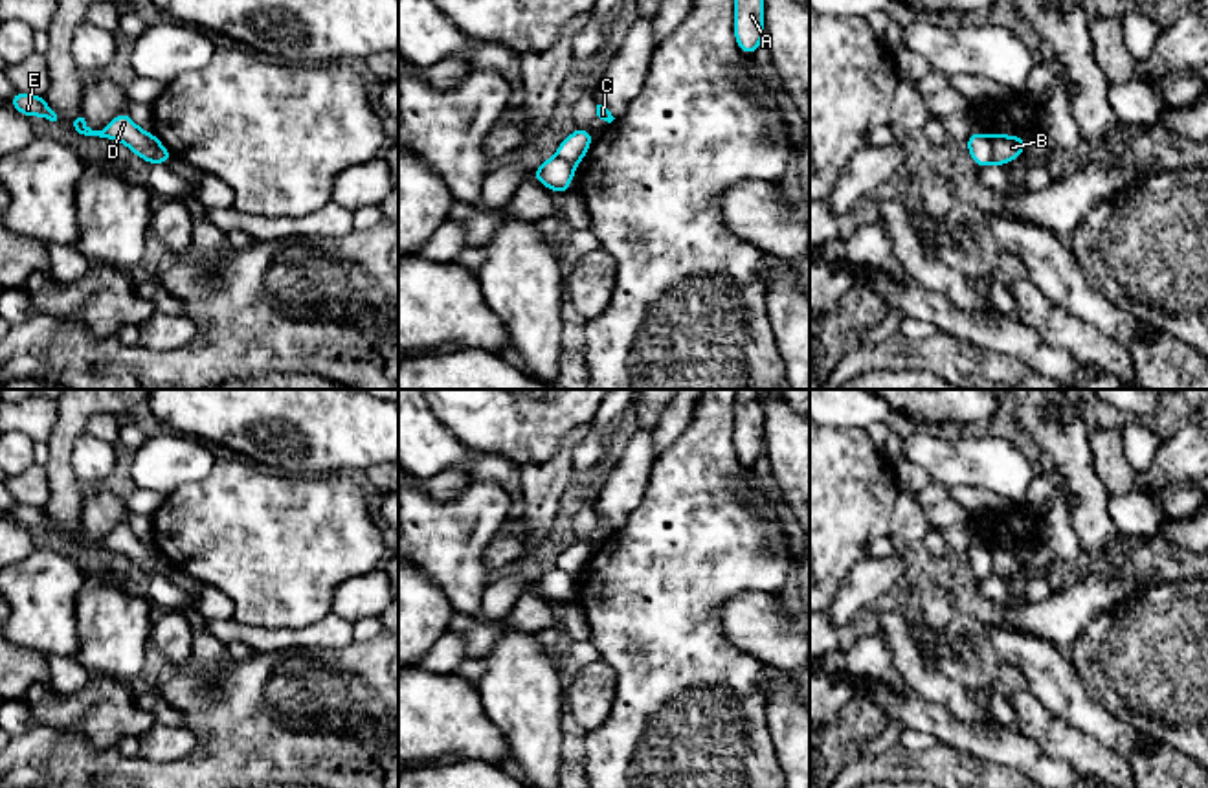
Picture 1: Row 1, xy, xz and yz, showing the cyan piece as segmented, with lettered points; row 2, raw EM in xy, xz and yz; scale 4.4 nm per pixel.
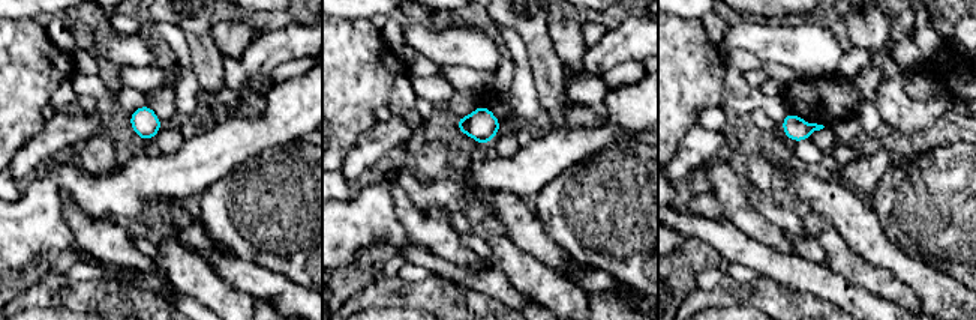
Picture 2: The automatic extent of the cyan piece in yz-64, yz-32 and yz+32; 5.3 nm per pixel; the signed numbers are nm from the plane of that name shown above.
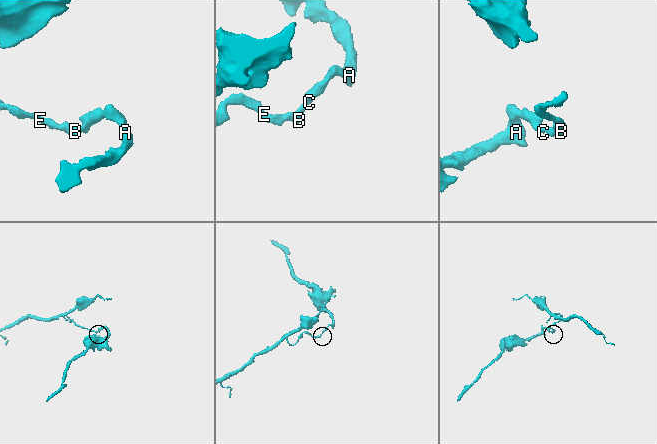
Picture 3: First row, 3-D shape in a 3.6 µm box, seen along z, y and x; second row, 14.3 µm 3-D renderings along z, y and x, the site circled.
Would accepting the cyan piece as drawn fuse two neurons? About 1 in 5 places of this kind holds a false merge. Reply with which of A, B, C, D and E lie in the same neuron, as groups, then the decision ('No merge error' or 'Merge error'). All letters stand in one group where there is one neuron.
Groups: A C / B D E. Merge error

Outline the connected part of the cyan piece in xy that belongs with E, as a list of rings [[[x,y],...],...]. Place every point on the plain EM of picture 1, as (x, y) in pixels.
[[[17,503],[7,514],[26,529],[40,527],[50,533],[57,533],[57,525],[42,507]]]

